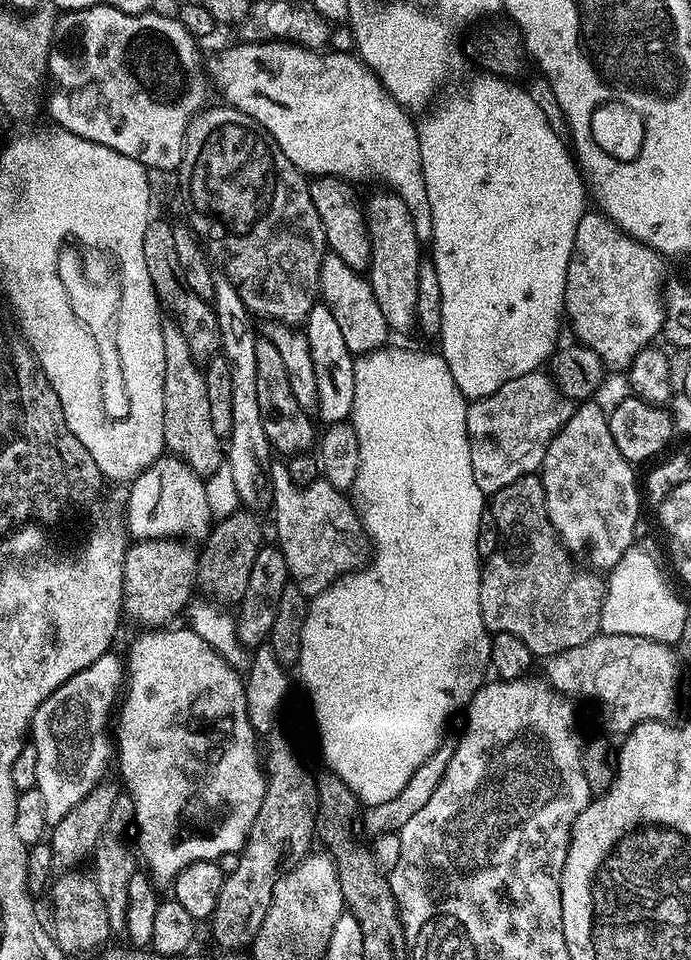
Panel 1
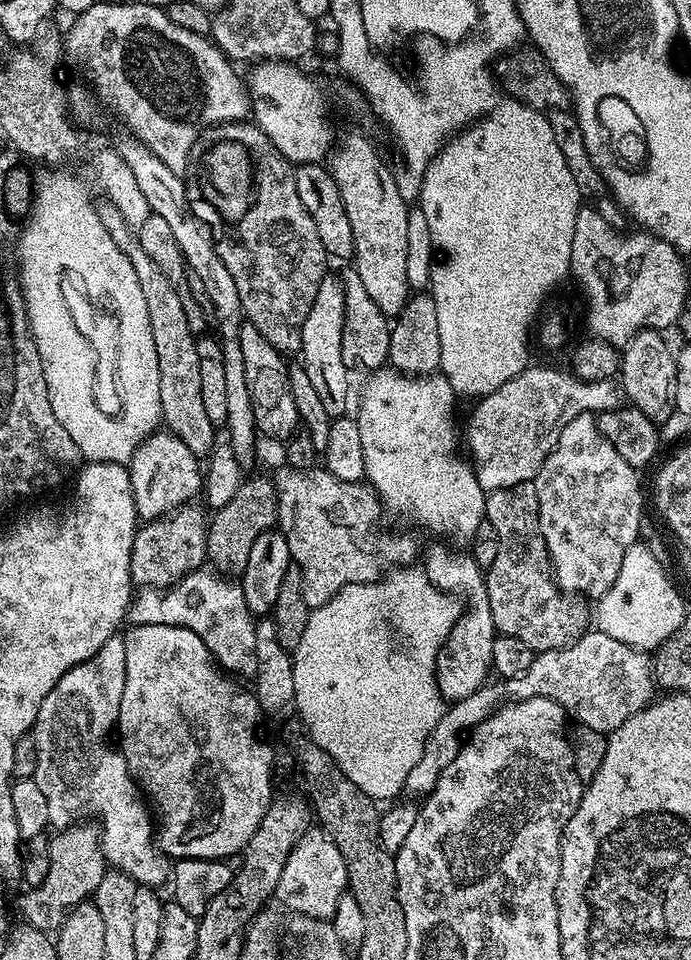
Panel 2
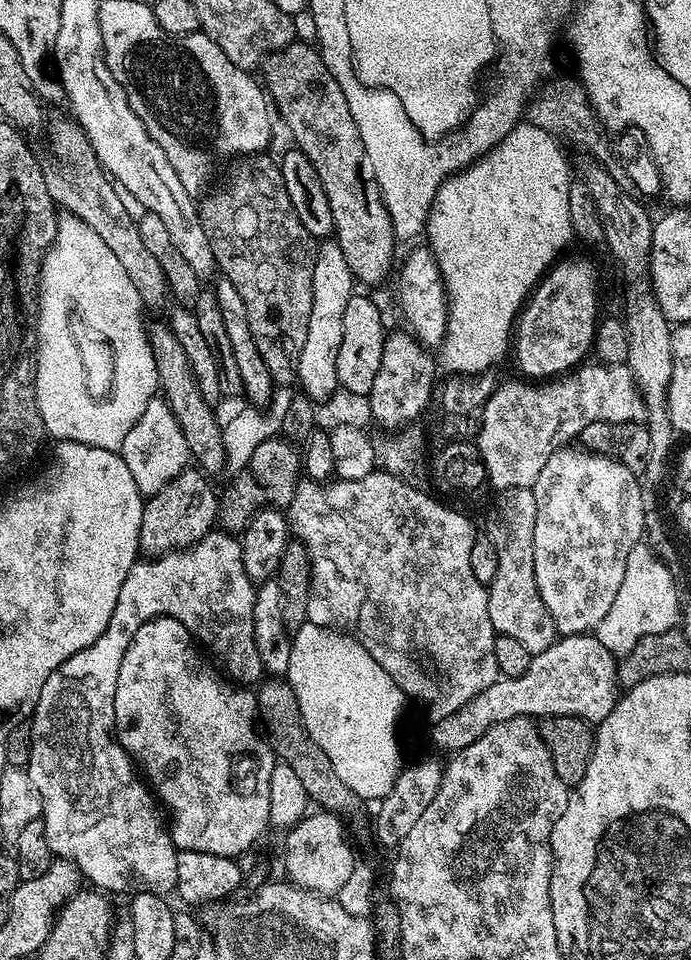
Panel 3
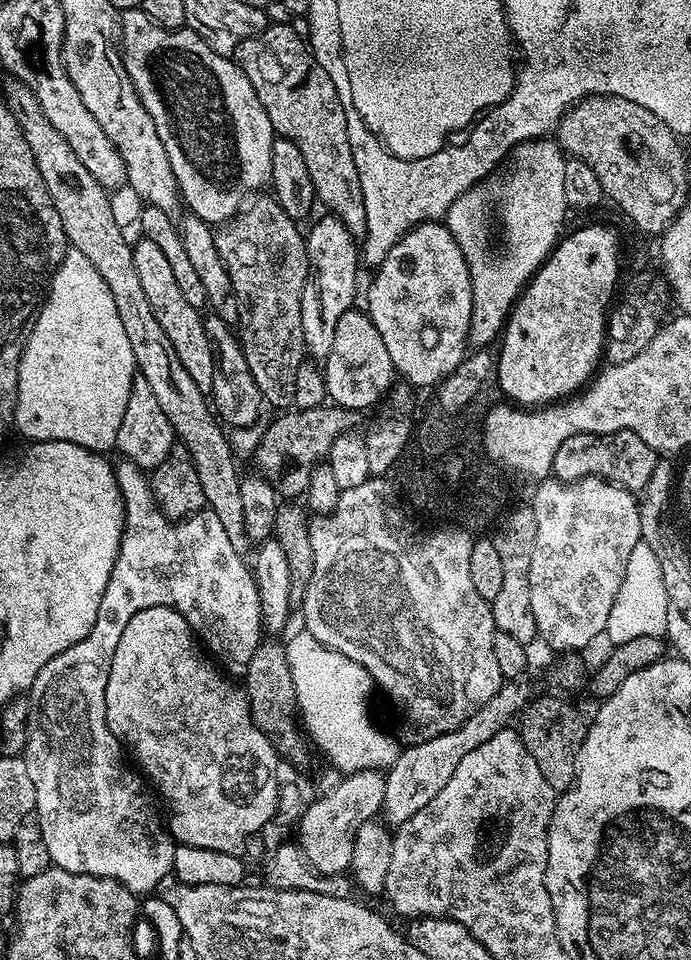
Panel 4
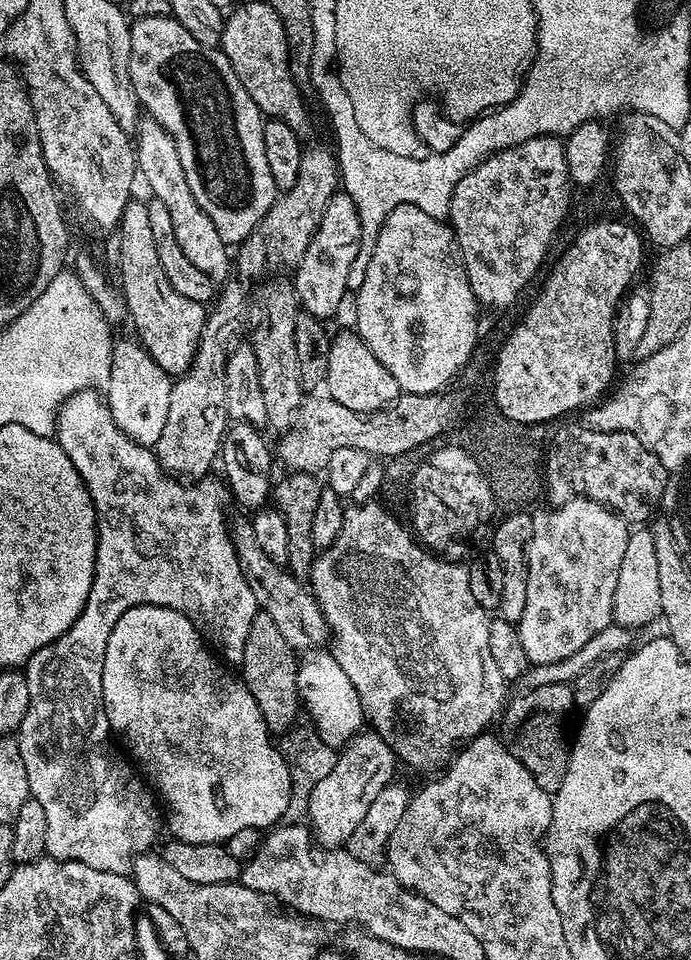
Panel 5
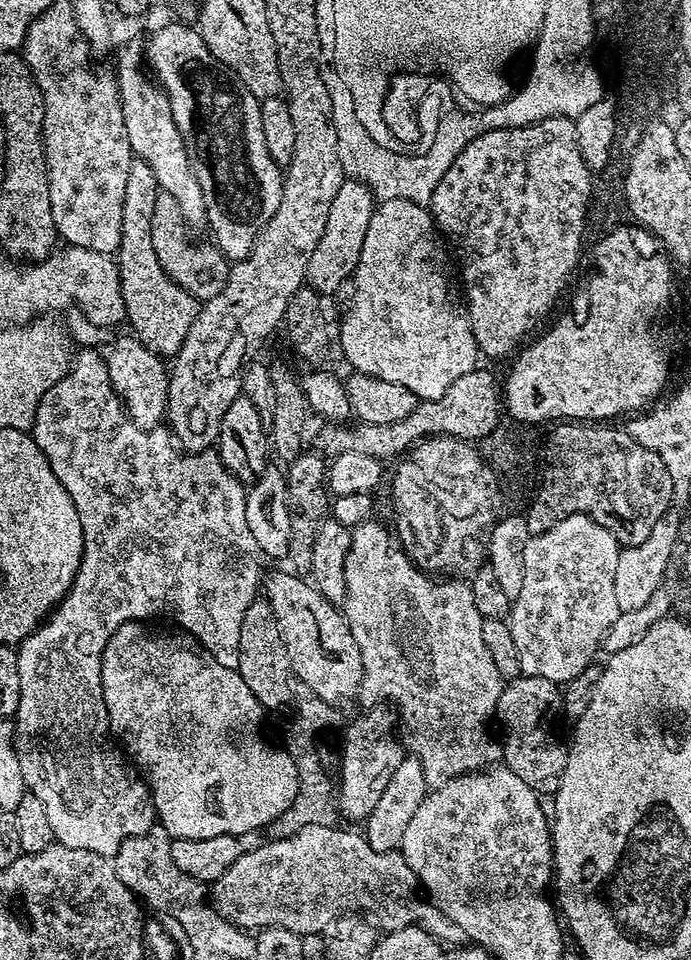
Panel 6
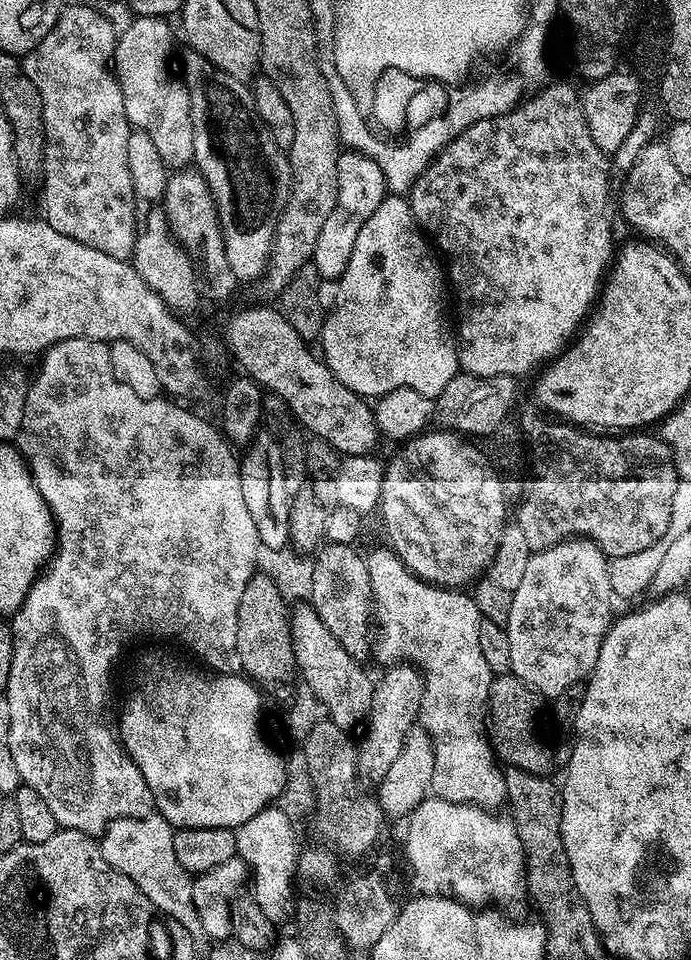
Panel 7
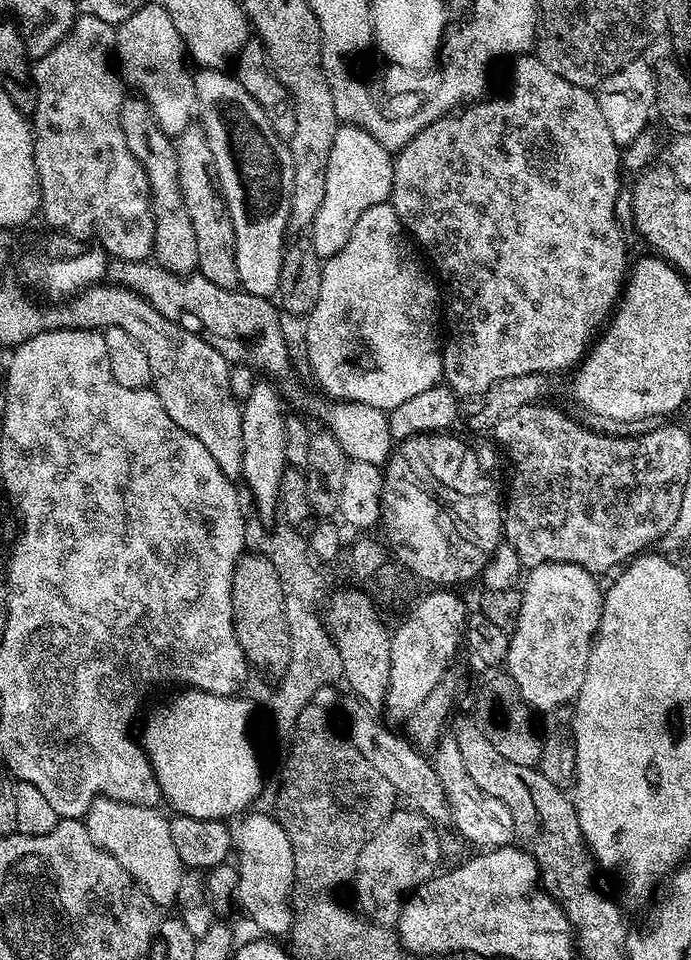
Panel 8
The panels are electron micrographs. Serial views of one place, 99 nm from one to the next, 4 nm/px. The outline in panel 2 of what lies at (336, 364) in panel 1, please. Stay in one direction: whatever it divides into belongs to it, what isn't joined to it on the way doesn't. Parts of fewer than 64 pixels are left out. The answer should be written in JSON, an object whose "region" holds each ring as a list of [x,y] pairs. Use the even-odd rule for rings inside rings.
{"region":[[[332,274],[325,275],[318,286],[318,294],[314,294],[314,306],[310,306],[310,314],[306,314],[306,322],[302,322],[302,346],[299,355],[306,374],[310,374],[310,382],[314,382],[314,390],[318,390],[318,398],[322,398],[322,406],[326,406],[328,415],[335,418],[345,415],[348,404],[348,376],[350,370],[346,362],[342,362],[342,322],[344,321],[344,286]]]}

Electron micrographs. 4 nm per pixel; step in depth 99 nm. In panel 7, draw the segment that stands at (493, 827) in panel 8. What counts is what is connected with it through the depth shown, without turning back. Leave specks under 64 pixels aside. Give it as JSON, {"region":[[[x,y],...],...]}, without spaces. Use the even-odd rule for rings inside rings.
{"region":[[[391,547],[376,548],[367,553],[368,573],[372,587],[374,624],[378,635],[374,640],[374,656],[384,666],[411,664],[420,669],[424,678],[424,704],[419,719],[428,731],[434,750],[434,774],[432,792],[435,799],[455,804],[475,804],[477,808],[500,810],[505,807],[508,795],[501,765],[492,751],[489,733],[486,731],[488,695],[492,689],[494,674],[482,658],[482,646],[478,646],[478,626],[482,619],[478,606],[467,591],[455,588],[438,588],[420,580],[398,557]]]}

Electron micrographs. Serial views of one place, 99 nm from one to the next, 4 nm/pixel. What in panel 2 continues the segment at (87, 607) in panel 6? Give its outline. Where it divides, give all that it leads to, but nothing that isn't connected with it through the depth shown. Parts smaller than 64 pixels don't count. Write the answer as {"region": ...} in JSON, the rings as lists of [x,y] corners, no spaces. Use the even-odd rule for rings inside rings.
{"region":[[[207,567],[199,568],[181,578],[179,584],[163,590],[140,588],[128,606],[126,620],[129,625],[165,624],[184,627],[198,634],[208,647],[213,661],[233,677],[255,677],[258,654],[254,647],[257,621],[242,598],[242,590],[235,579]],[[120,634],[109,638],[98,650],[98,654],[62,674],[54,690],[46,694],[38,710],[36,723],[32,725],[30,734],[38,750],[38,766],[34,778],[42,794],[46,794],[46,807],[50,809],[48,823],[53,829],[68,828],[71,824],[77,823],[83,817],[80,815],[84,811],[108,808],[108,829],[105,827],[102,832],[107,863],[131,880],[135,880],[137,885],[159,889],[160,883],[163,880],[165,883],[169,879],[170,860],[161,850],[153,829],[152,832],[148,829],[149,805],[132,773],[129,772],[122,752],[114,743],[114,729],[117,727],[124,686],[126,686],[126,646],[124,637]]]}

